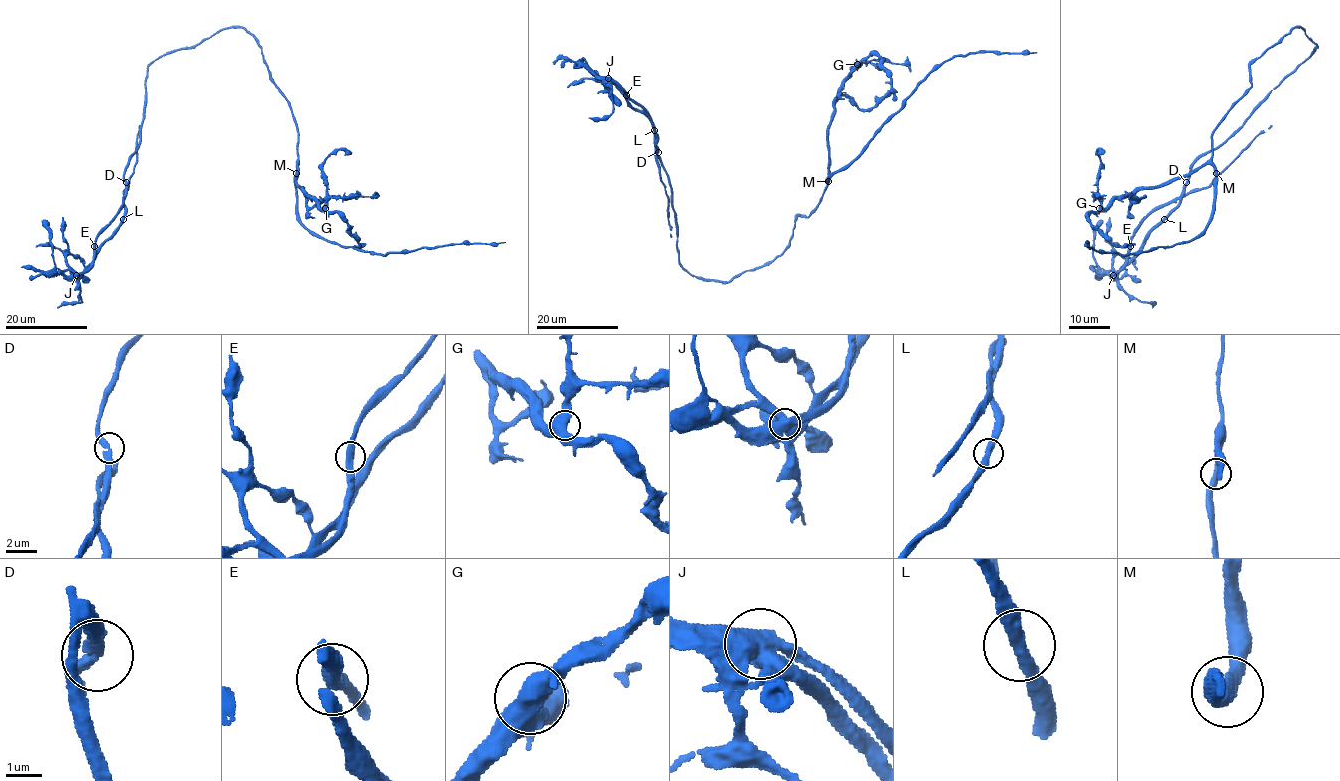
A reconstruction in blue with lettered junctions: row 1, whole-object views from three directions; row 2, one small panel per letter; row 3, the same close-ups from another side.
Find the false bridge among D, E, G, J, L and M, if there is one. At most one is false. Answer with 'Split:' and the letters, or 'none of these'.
Split: J

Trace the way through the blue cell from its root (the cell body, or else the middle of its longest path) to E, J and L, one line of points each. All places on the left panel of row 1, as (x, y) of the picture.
E: (244, 29), (221, 29), (197, 45), (167, 52), (148, 66), (140, 143), (124, 174), (124, 202), (94, 246)
J: (244, 29), (221, 29), (148, 66), (140, 143), (124, 174), (123, 222), (77, 274)
L: (244, 29), (221, 29), (197, 45), (167, 52), (148, 66), (140, 143), (124, 174), (123, 219)

